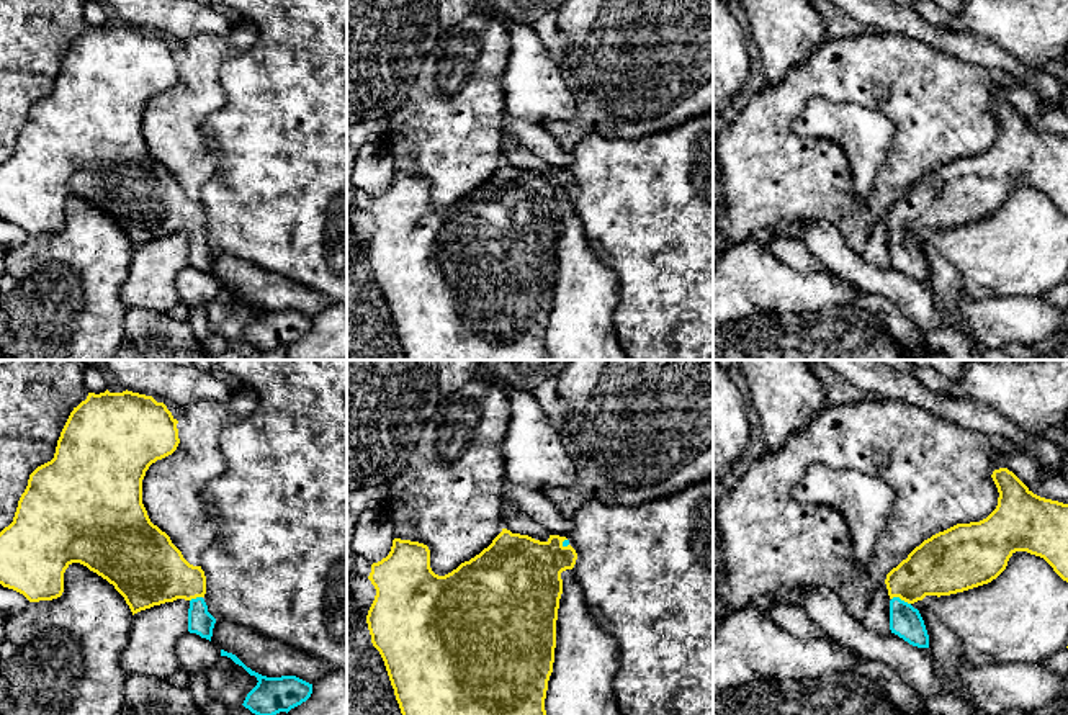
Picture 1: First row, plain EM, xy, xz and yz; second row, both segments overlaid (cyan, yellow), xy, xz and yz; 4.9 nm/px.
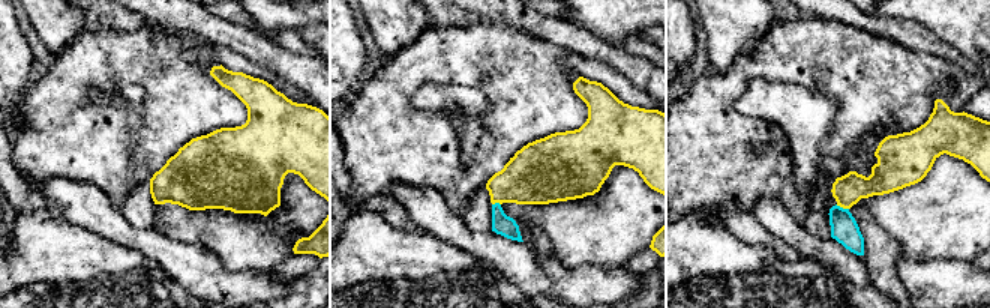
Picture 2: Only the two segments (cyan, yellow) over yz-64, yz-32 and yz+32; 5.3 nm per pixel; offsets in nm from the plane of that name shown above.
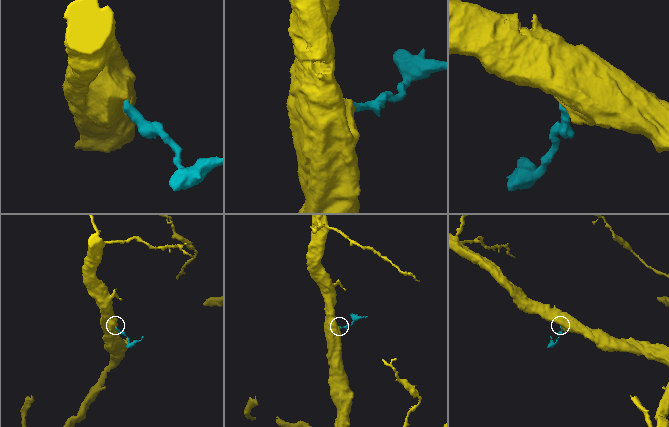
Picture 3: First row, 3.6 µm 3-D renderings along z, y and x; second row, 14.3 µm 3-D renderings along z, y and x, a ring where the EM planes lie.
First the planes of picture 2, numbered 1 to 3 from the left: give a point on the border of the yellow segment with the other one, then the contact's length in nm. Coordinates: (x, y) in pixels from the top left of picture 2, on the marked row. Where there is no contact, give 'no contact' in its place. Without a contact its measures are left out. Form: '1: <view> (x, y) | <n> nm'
1: no contact
2: yz-32 (495, 203) | 50 nm
3: yz+32 (842, 208) | 80 nm

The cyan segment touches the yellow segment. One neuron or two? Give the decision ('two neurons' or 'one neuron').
one neuron

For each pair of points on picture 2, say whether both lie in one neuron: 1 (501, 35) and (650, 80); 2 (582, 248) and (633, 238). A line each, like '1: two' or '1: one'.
1: two
2: one

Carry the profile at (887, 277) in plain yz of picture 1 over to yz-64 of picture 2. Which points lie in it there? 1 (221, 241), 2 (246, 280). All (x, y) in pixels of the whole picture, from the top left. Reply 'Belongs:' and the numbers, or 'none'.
Belongs: 2

